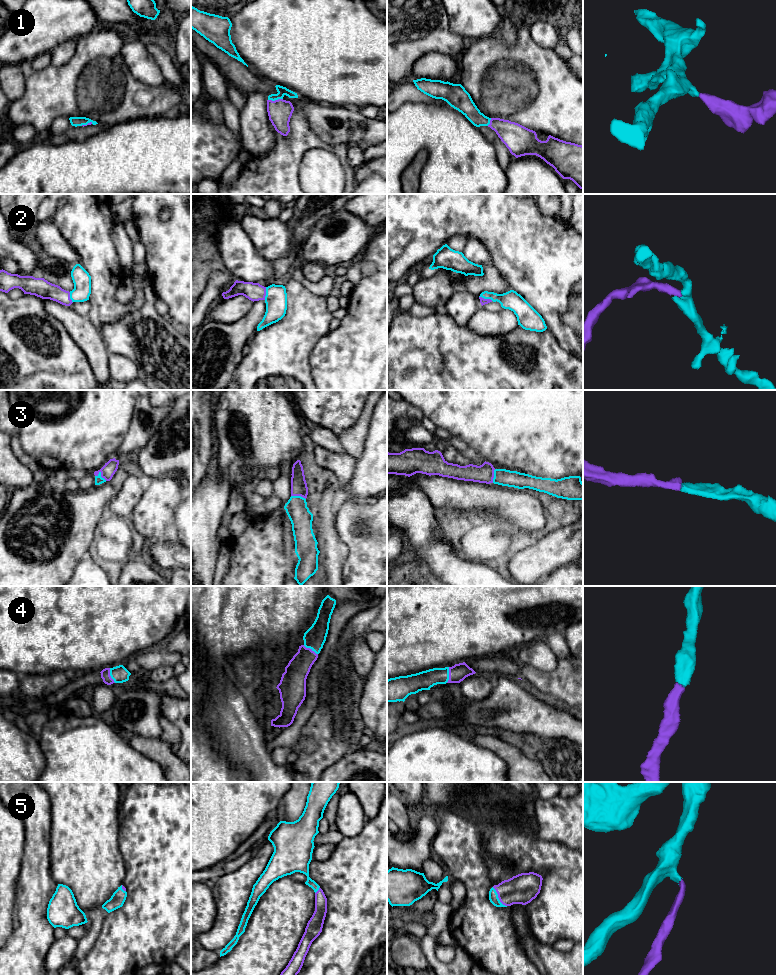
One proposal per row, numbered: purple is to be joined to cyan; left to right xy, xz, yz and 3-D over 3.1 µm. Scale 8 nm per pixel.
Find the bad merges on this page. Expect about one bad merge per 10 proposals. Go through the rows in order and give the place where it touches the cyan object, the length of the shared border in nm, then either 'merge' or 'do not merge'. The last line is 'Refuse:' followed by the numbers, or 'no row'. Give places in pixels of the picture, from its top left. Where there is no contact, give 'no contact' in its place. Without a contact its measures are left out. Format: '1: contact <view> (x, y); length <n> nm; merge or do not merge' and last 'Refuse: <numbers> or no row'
1: contact xz (275, 99); length 120 nm; merge
2: contact yz (486, 298); length 120 nm; merge
3: contact xy (100, 475); length 100 nm; merge
4: contact yz (448, 675); length 130 nm; merge
5: contact yz (497, 897); length 200 nm; merge
Refuse: no row

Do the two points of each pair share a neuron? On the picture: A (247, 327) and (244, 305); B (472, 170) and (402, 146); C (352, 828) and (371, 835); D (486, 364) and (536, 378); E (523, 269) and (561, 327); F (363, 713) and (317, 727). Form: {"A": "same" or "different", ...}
{"A": "different", "B": "same", "C": "different", "D": "same", "E": "same", "F": "different"}

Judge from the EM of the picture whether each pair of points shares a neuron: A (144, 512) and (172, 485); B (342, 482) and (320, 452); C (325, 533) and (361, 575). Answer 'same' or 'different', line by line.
A: same
B: same
C: different

